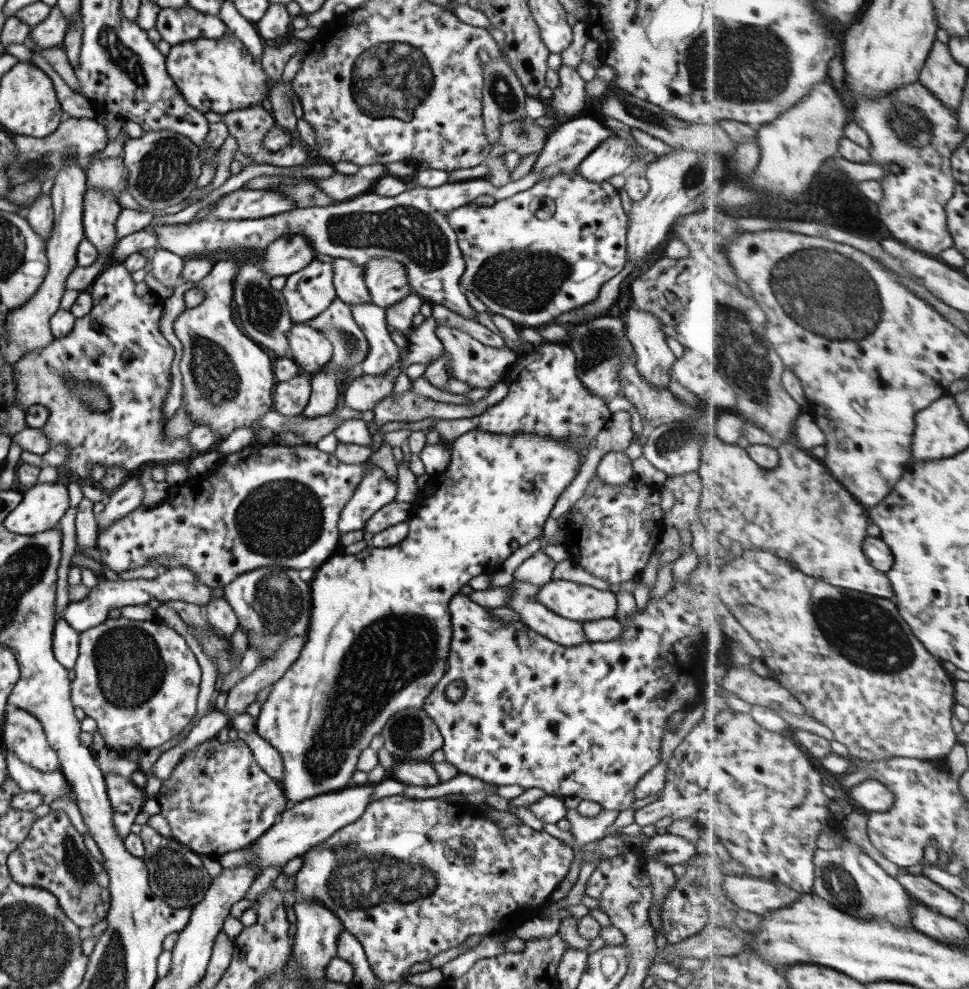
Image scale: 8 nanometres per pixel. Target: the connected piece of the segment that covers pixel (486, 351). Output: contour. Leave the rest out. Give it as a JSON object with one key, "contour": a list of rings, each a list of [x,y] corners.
{"contour":[[[447,323],[438,325],[435,333],[441,340],[446,354],[448,354],[448,363],[453,377],[462,382],[467,382],[474,388],[489,389],[499,380],[505,379],[508,369],[520,357],[519,353],[510,351],[506,346],[502,348],[486,346],[464,331],[448,326]]]}

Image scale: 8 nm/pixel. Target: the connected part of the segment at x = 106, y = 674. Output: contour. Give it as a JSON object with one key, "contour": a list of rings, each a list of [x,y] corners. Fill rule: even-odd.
{"contour":[[[120,617],[118,619],[107,619],[106,621],[98,624],[98,626],[90,628],[82,633],[79,637],[79,655],[75,664],[76,677],[71,681],[70,696],[74,707],[81,708],[85,712],[85,716],[93,718],[97,722],[97,730],[103,736],[105,744],[108,747],[119,750],[120,748],[135,747],[138,750],[150,750],[151,748],[158,748],[162,744],[166,744],[168,740],[172,740],[176,734],[180,734],[196,713],[196,703],[198,701],[198,694],[200,692],[200,676],[202,670],[200,664],[194,657],[194,653],[184,637],[180,636],[178,632],[172,628],[167,627],[165,624],[155,624],[153,621],[138,621],[129,620],[128,618]]]}

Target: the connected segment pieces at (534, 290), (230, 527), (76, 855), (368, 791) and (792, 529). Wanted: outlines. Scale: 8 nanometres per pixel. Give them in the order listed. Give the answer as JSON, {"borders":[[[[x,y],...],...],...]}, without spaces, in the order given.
{"borders":[[[[577,170],[540,180],[528,190],[517,192],[510,198],[497,200],[493,206],[477,206],[474,202],[456,208],[448,214],[448,223],[456,231],[457,243],[465,260],[465,271],[461,276],[462,286],[478,296],[489,311],[501,314],[521,327],[545,326],[564,312],[582,307],[584,304],[588,305],[597,298],[602,285],[610,278],[614,278],[624,268],[627,259],[628,216],[622,207],[619,190],[608,181],[590,182],[582,178]]],[[[305,444],[251,445],[225,457],[226,462],[218,465],[214,474],[204,478],[198,488],[190,488],[188,494],[183,493],[183,487],[178,492],[169,490],[168,496],[154,507],[140,505],[119,521],[111,522],[97,538],[96,547],[104,564],[121,573],[146,565],[152,556],[162,556],[167,570],[186,567],[196,574],[200,583],[212,590],[225,589],[240,574],[264,566],[316,570],[334,555],[338,546],[341,510],[354,494],[364,473],[376,467],[369,459],[361,464],[340,463],[334,453]]],[[[51,810],[46,816],[36,819],[24,843],[10,853],[7,865],[14,882],[22,886],[39,886],[52,892],[66,916],[83,931],[91,929],[97,922],[107,918],[111,905],[109,874],[90,855],[82,834],[74,828],[63,810]]],[[[374,784],[349,785],[337,791],[330,791],[326,794],[307,798],[302,802],[297,802],[294,806],[286,808],[279,817],[279,821],[261,837],[251,842],[244,849],[227,852],[219,858],[223,868],[236,868],[237,866],[247,866],[255,864],[260,868],[260,872],[271,866],[282,869],[287,865],[289,860],[297,856],[303,856],[312,846],[319,845],[331,838],[338,830],[348,826],[358,820],[367,806],[372,802],[371,794],[374,792]]],[[[715,435],[702,438],[701,463],[697,473],[703,487],[701,492],[701,501],[699,502],[699,509],[697,512],[700,518],[703,537],[718,537],[727,542],[743,544],[745,550],[768,550],[770,552],[774,552],[774,554],[780,555],[780,558],[786,558],[788,562],[792,562],[792,566],[796,566],[798,570],[802,570],[802,573],[824,580],[824,582],[831,583],[832,586],[838,586],[846,590],[858,590],[866,594],[872,594],[881,598],[888,598],[894,603],[898,603],[898,600],[896,600],[895,587],[892,586],[892,580],[888,577],[888,573],[880,571],[878,568],[872,566],[871,560],[868,559],[867,552],[864,550],[865,542],[869,537],[869,510],[866,510],[866,508],[860,504],[860,501],[856,500],[855,495],[853,495],[848,488],[842,488],[842,484],[840,484],[840,482],[832,476],[832,470],[828,469],[828,476],[826,476],[826,466],[824,466],[824,464],[820,464],[818,460],[814,460],[814,456],[812,457],[812,460],[810,460],[810,451],[800,448],[795,443],[782,444],[778,449],[781,454],[780,466],[776,469],[764,469],[763,466],[760,466],[759,462],[756,462],[756,459],[751,457],[751,454],[743,442],[740,444],[732,444]]]]}

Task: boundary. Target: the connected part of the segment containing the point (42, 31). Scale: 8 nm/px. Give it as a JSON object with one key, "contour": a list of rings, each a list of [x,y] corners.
{"contour":[[[54,5],[50,14],[31,29],[32,50],[34,50],[34,46],[36,46],[36,49],[45,49],[56,45],[62,46],[67,27],[65,14],[62,14],[58,5]]]}

